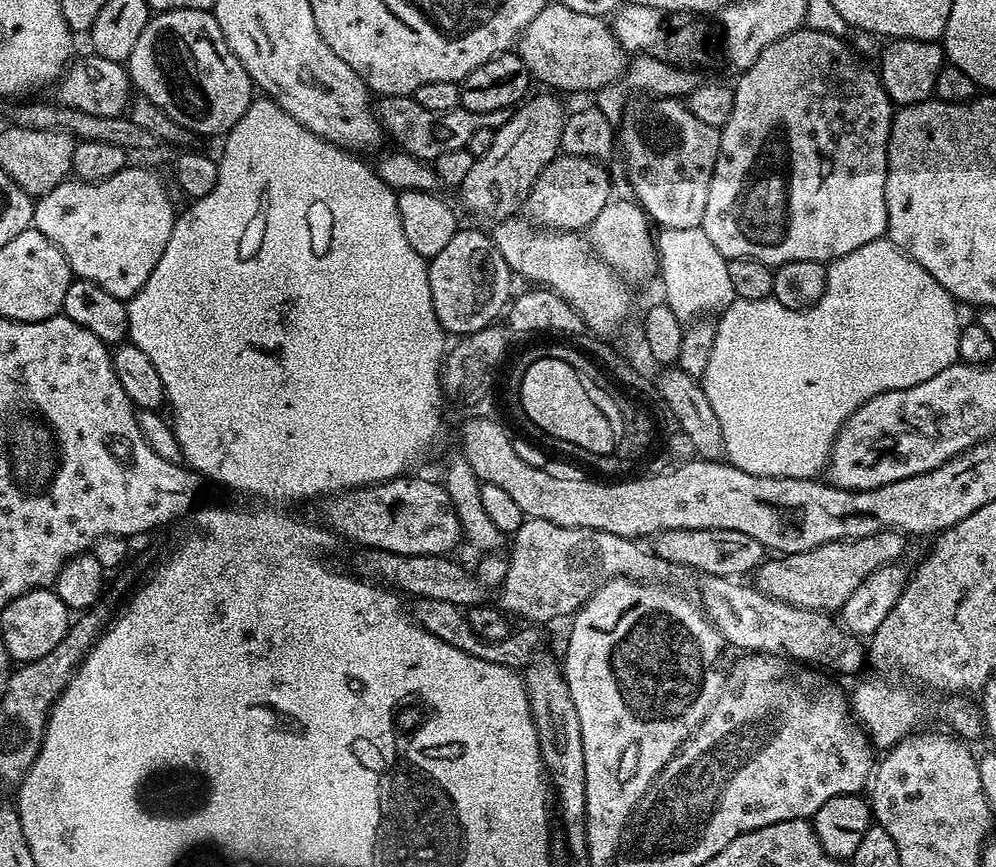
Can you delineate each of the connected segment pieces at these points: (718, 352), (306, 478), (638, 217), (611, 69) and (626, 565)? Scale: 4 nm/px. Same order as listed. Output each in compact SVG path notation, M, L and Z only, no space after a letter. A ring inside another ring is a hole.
M881 238L874 242L866 242L866 246L858 246L858 250L850 250L850 254L846 254L842 258L831 261L831 263L827 265L827 270L828 277L826 278L826 290L822 294L820 301L812 308L790 310L786 306L782 306L782 302L778 302L771 298L767 300L742 300L737 298L732 301L731 306L719 313L718 319L716 320L714 346L710 350L710 363L706 365L706 374L702 377L702 383L706 398L710 398L710 406L714 406L714 414L718 414L718 426L722 426L722 442L724 443L724 455L727 463L733 464L738 470L746 470L746 474L754 474L755 476L773 476L774 478L794 478L795 480L810 480L819 477L821 473L827 469L830 463L832 444L836 440L836 435L840 433L840 427L848 421L850 414L854 414L854 410L858 410L863 404L870 402L870 398L874 398L878 394L889 392L890 390L906 390L918 382L926 382L926 378L930 378L934 374L942 374L942 370L946 370L951 364L957 363L960 354L960 351L958 350L958 338L960 337L960 329L962 327L962 319L960 320L959 314L956 313L956 308L958 308L957 301L953 300L950 293L948 293L948 291L945 290L925 268L913 264L912 259L910 259L901 248L894 247L891 240ZM911 288L912 309L908 309L908 291L910 291Z
M264 98L257 99L253 107L234 122L234 126L223 137L224 153L218 156L217 185L212 193L201 200L189 203L185 212L181 211L174 222L174 230L170 242L166 242L166 250L162 250L162 258L158 258L158 266L154 266L154 274L146 278L146 286L138 290L128 306L128 334L127 339L143 350L150 359L155 360L158 374L164 378L164 399L167 407L172 407L170 423L172 433L180 447L183 463L193 472L200 473L205 481L213 480L216 484L225 484L236 492L260 492L264 500L312 500L323 492L333 490L347 490L349 488L367 488L369 484L381 484L383 480L393 480L396 476L405 475L408 468L428 447L440 428L440 396L442 397L442 376L438 371L438 362L446 355L446 333L441 328L438 318L434 314L434 302L430 298L430 278L428 277L428 260L419 256L406 242L406 230L402 230L402 218L398 214L396 205L397 193L386 181L380 177L375 167L363 164L359 155L323 140L318 134L307 132L297 120L290 118L286 110L270 106Z
M635 199L609 200L602 214L598 214L598 218L594 218L594 222L588 225L586 236L592 247L596 249L596 254L601 256L619 276L623 276L633 285L640 284L651 276L653 279L660 271L653 225L648 219L648 213Z
M549 2L545 8L538 10L538 14L534 14L534 22L526 26L519 38L518 53L533 81L541 80L549 84L549 89L560 94L595 94L617 83L627 72L630 61L629 53L625 52L611 27L601 17L578 14L559 2Z
M525 519L522 527L524 541L512 548L512 556L507 557L508 569L503 580L502 593L504 604L516 616L525 616L525 621L544 626L547 620L556 620L559 616L571 617L588 599L596 593L597 588L617 576L627 576L630 580L648 582L653 579L658 560L651 551L643 548L643 543L627 540L618 534L606 534L593 528L571 528L554 526L554 522Z

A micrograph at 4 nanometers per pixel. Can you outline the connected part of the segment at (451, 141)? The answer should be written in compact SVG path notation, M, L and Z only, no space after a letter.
M381 96L375 101L374 111L380 127L392 136L393 145L399 146L411 156L417 156L425 162L435 162L438 154L447 154L449 150L468 147L470 137L480 128L498 129L508 120L509 109L498 109L492 113L471 113L462 107L439 112L422 110L412 96Z

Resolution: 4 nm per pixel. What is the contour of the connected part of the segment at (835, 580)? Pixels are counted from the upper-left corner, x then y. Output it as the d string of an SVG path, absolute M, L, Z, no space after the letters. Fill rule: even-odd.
M895 529L878 531L862 539L835 540L814 550L791 552L765 559L754 573L754 586L775 600L799 608L837 611L866 577L884 565L897 563L907 537Z

